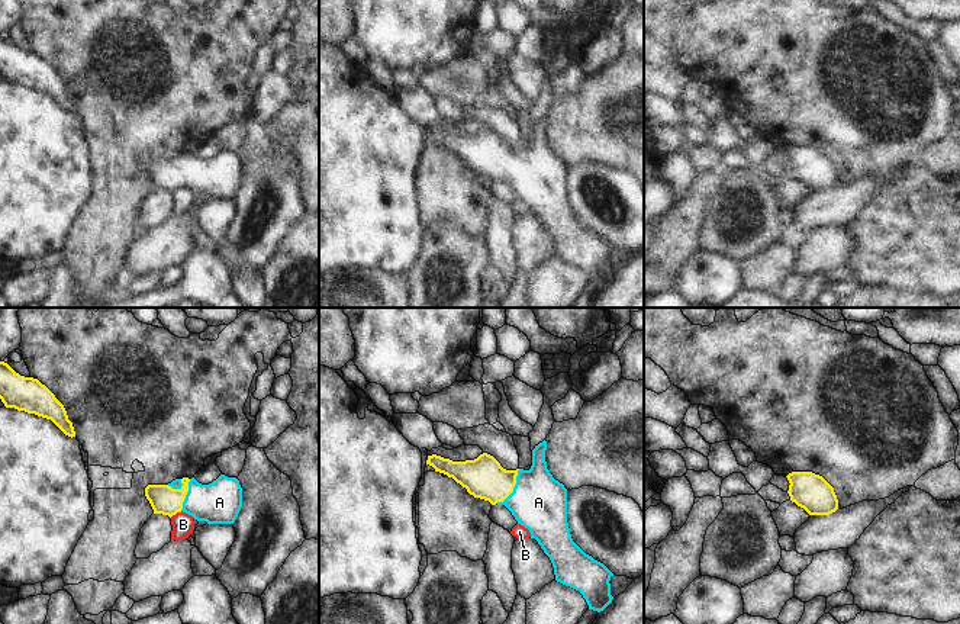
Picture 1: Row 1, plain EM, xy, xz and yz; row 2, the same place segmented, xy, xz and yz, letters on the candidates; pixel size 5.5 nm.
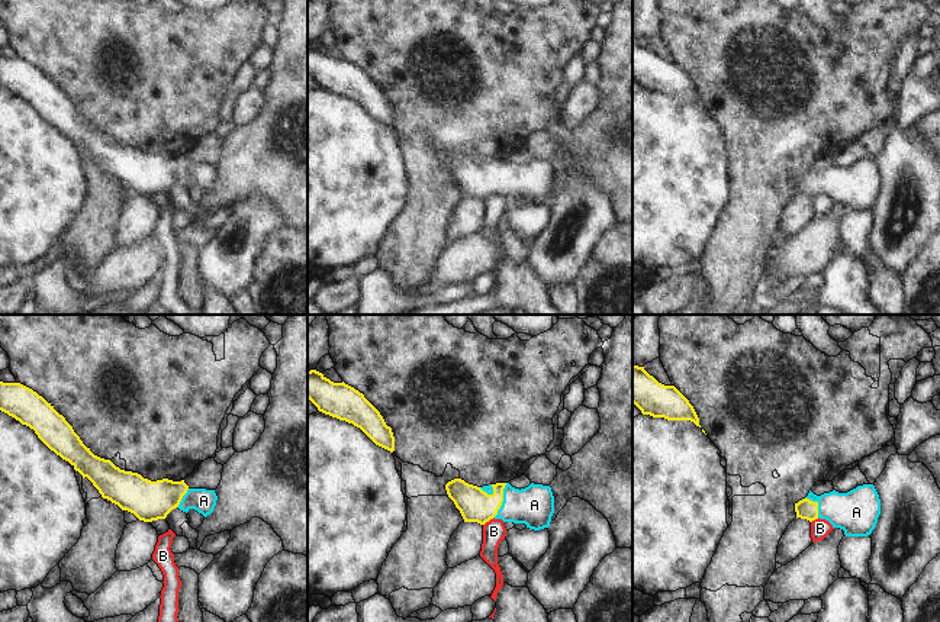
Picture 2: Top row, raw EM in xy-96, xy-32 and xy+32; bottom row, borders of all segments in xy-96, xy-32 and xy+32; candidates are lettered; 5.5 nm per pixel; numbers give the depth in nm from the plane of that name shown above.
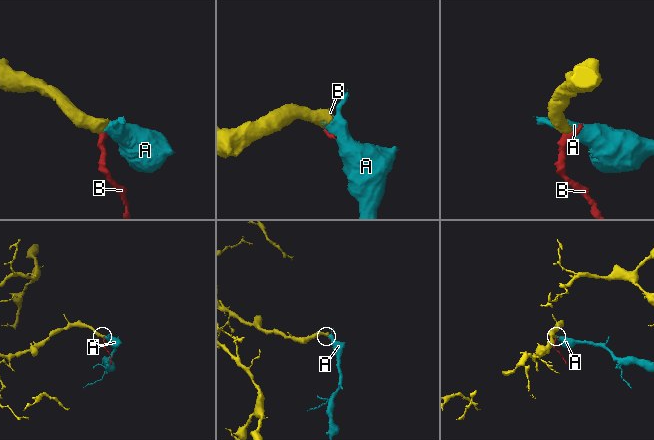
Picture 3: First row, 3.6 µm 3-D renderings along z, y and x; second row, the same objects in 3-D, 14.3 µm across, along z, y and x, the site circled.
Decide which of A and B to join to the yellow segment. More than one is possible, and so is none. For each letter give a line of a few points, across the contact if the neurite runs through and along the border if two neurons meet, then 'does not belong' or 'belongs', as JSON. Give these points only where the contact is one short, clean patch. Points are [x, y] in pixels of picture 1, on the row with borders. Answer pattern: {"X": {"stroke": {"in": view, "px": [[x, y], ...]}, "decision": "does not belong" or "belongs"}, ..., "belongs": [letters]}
{"A": {"stroke": {"in": "xz", "px": [[483, 478], [501, 486], [514, 486], [538, 502]]}, "decision": "belongs"}, "B": {"stroke": {"in": "xy", "px": [[181, 511], [170, 517]]}, "decision": "does not belong"}, "belongs": ["A"]}

